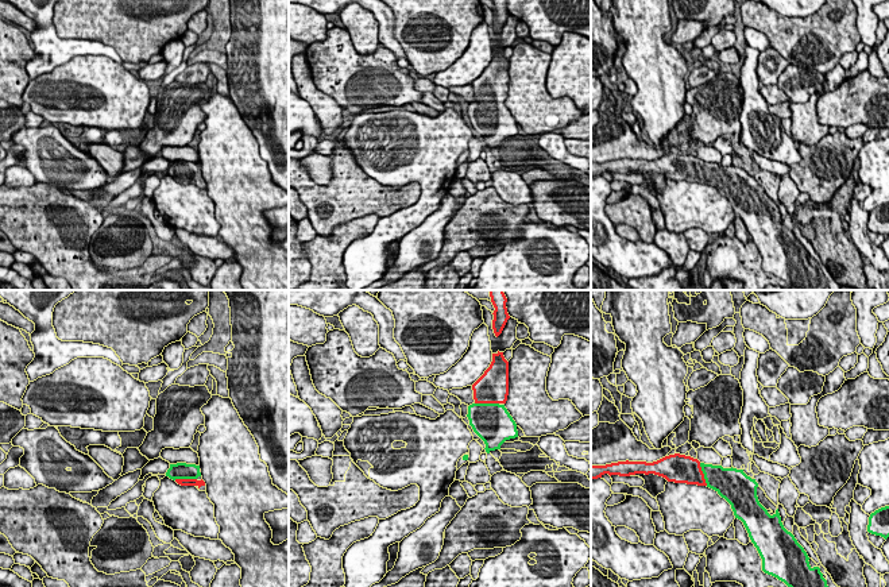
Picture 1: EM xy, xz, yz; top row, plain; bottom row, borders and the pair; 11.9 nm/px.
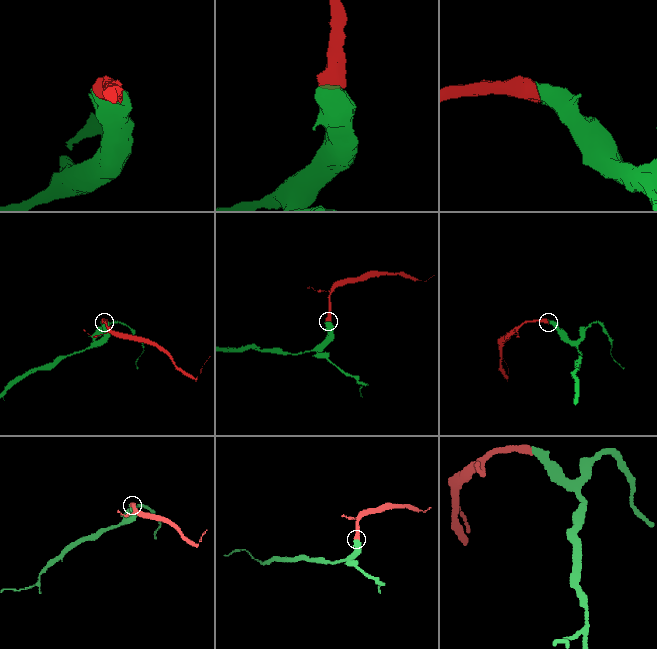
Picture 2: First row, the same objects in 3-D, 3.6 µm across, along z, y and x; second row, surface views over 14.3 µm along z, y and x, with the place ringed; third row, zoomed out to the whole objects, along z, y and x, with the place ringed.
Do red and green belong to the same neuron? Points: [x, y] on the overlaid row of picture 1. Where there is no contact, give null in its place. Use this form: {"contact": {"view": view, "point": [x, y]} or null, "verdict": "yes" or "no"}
{"contact": {"view": "xz", "point": [487, 402]}, "verdict": "yes"}

